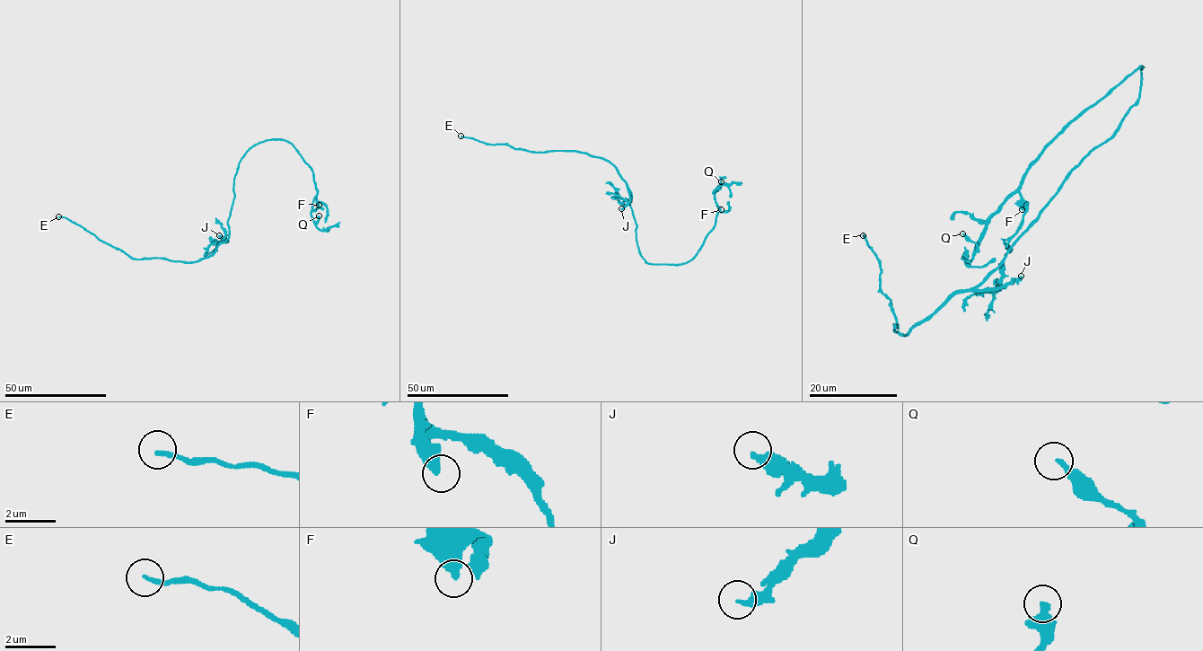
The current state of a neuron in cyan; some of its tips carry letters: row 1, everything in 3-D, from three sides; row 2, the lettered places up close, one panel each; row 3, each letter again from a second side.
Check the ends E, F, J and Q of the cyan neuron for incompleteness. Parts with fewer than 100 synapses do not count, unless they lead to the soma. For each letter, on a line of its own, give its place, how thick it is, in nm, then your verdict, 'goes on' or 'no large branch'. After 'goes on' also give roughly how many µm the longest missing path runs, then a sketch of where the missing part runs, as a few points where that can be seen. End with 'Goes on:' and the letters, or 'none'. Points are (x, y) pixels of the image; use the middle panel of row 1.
E: place (461, 136); calibre 170 nm; no large branch
F: place (721, 209); calibre 460 nm; no large branch
J: place (621, 208); calibre 320 nm; no large branch
Q: place (721, 181); calibre 280 nm; no large branch
Goes on: none

